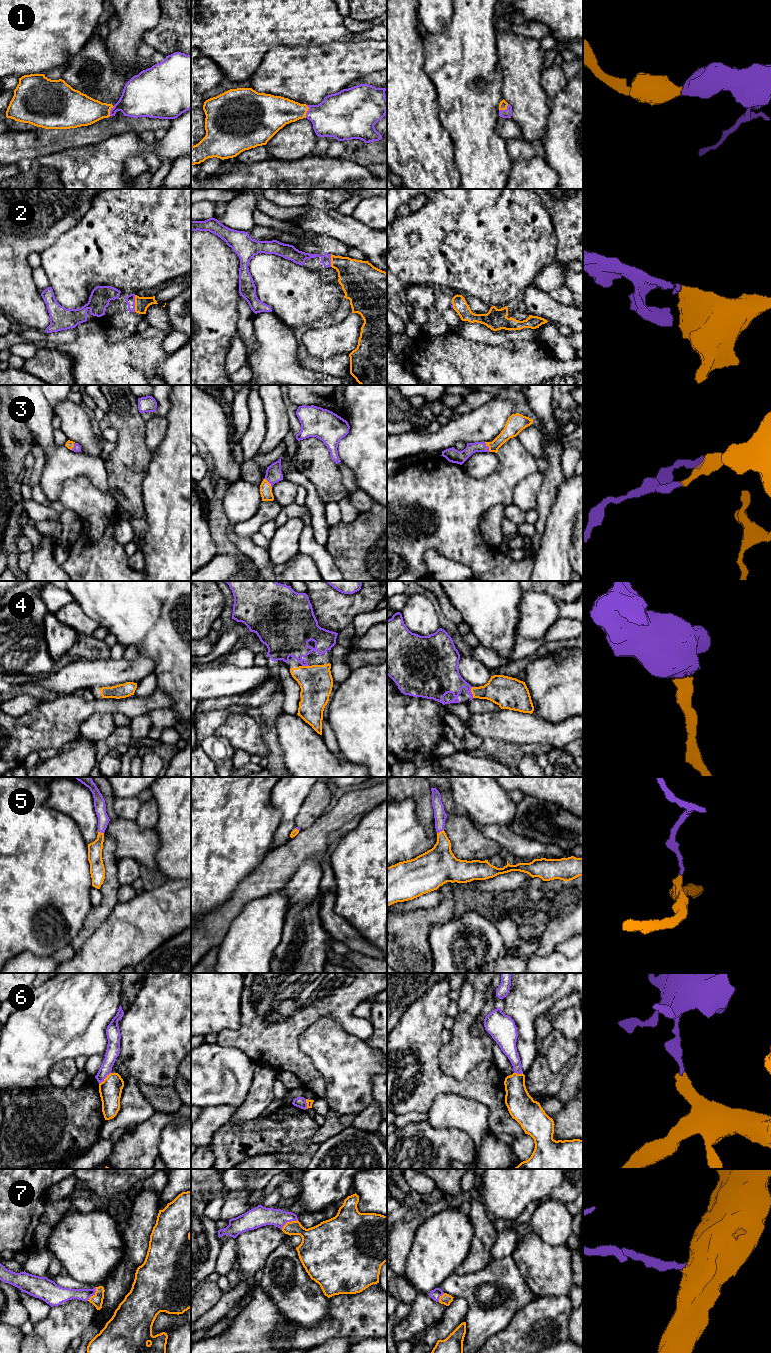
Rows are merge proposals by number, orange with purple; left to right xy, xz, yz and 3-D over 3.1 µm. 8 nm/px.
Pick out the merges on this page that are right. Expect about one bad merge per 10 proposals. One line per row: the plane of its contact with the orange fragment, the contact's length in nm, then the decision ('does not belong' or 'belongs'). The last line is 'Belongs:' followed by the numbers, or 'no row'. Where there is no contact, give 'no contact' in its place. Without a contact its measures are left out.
1: contact in xz; length 110 nm; belongs
2: contact in xy; length 140 nm; belongs
3: contact in yz; length 90 nm; belongs
4: contact in yz; length 90 nm; belongs
5: contact in yz; length 70 nm; belongs
6: contact in xy; length 140 nm; does not belong
7: contact in xz; length 150 nm; belongs
Belongs: 1, 2, 3, 4, 5, 7

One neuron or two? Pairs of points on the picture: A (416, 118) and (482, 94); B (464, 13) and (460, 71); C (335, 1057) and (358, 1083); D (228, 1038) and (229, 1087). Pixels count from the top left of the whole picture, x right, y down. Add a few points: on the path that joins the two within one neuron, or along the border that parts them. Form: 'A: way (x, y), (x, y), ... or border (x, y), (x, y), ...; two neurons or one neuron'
A: border (434, 87), (438, 105), (438, 118), (448, 132); two neurons
B: way (464, 27), (464, 57); one neuron
C: way (341, 1063), (352, 1077); one neuron
D: border (217, 1043), (223, 1046), (238, 1048), (249, 1057); two neurons

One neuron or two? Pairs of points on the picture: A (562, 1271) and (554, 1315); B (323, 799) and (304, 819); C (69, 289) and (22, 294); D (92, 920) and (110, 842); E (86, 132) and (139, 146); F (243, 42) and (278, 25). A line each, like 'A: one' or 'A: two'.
A: two
B: one
C: two
D: one
E: two
F: one

